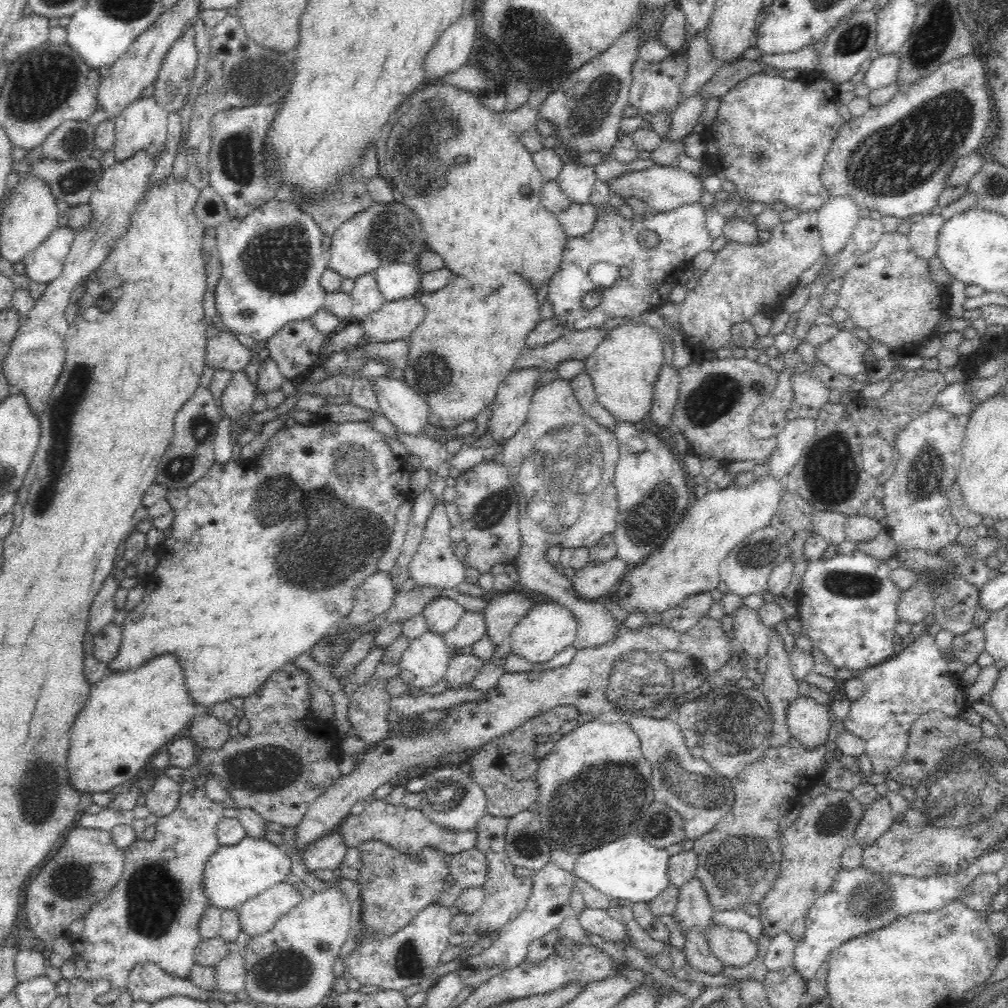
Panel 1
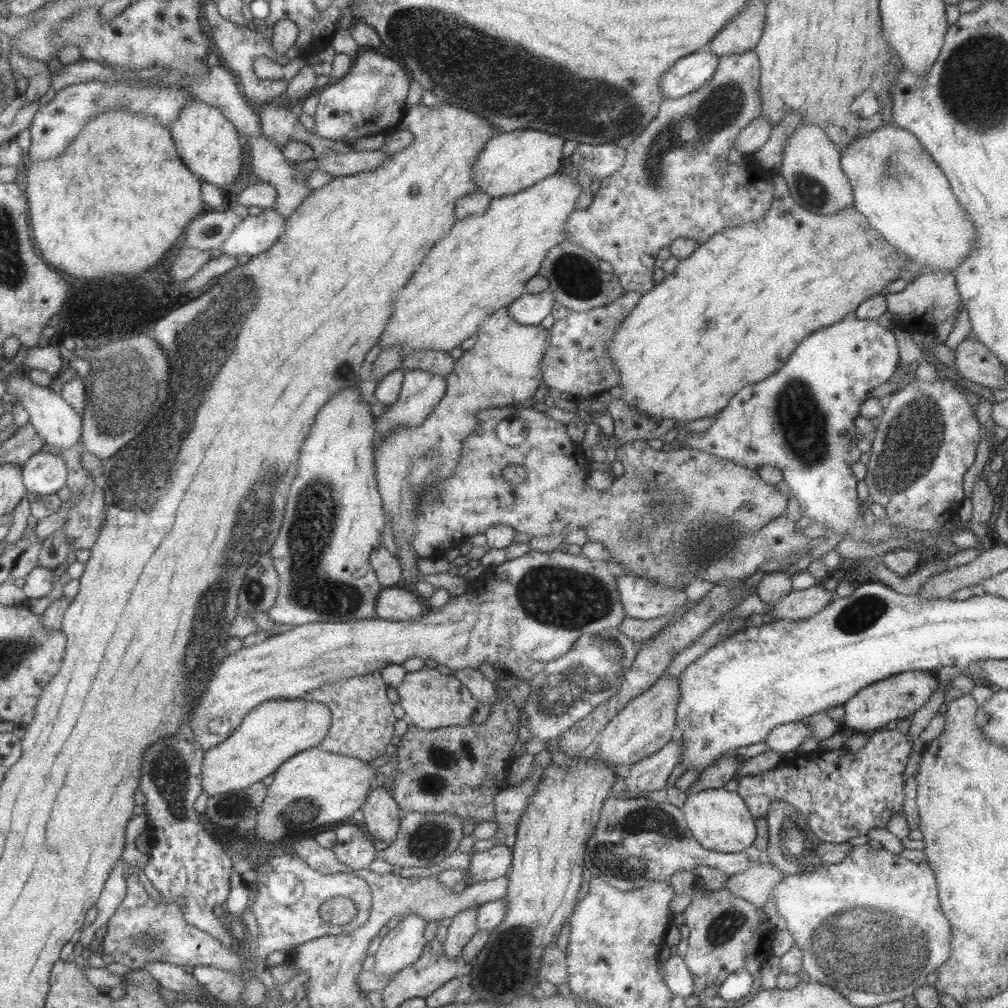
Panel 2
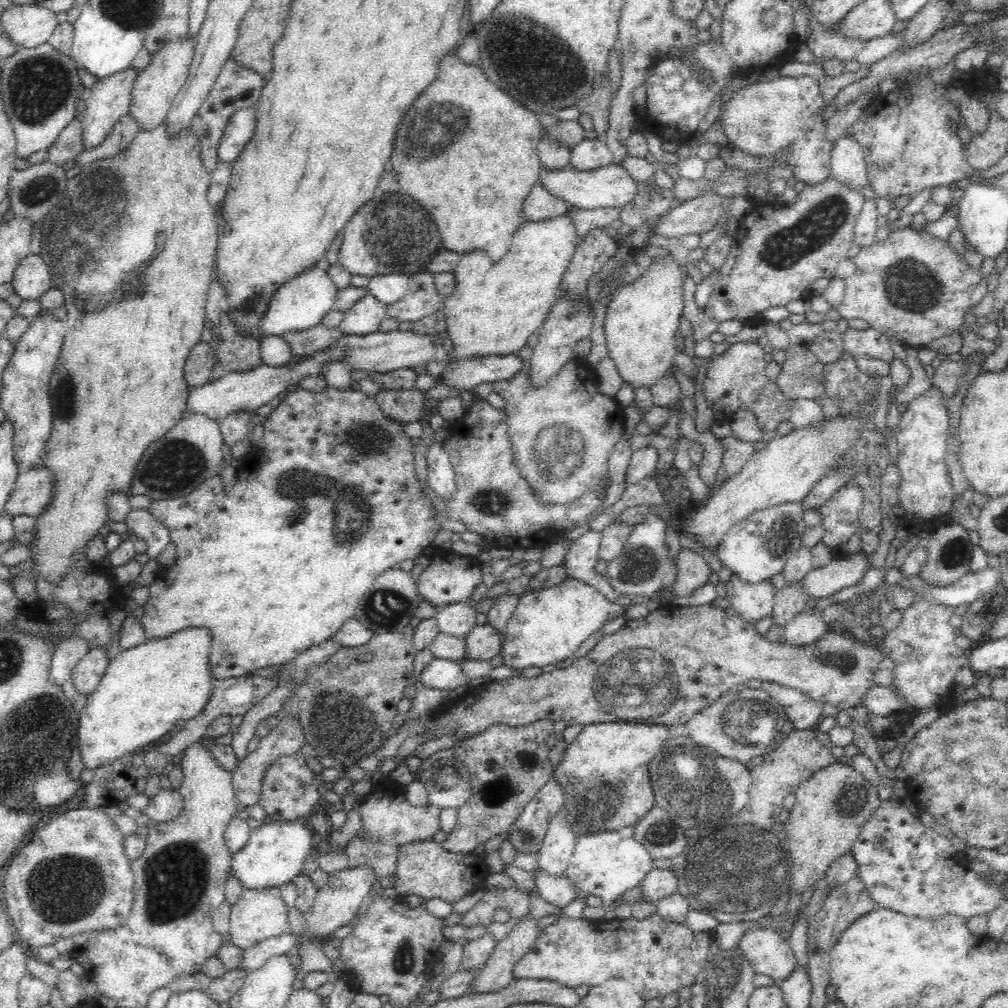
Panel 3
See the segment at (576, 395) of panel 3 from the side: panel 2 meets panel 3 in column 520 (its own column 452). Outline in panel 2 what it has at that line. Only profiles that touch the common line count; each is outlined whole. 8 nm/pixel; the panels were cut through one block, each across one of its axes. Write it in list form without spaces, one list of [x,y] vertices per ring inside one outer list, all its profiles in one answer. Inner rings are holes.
[[[508,305],[488,314],[476,332],[476,343],[464,350],[461,356],[454,360],[452,369],[446,374],[446,391],[435,408],[428,414],[417,428],[397,428],[395,432],[387,434],[379,446],[374,446],[375,479],[377,489],[383,503],[384,519],[390,520],[393,542],[397,547],[397,561],[401,568],[401,578],[398,585],[412,589],[417,577],[417,559],[410,545],[410,538],[414,535],[414,518],[418,512],[415,509],[415,499],[419,492],[427,491],[431,485],[445,481],[457,467],[457,459],[461,455],[461,443],[477,429],[475,418],[477,411],[489,407],[501,407],[522,404],[531,399],[542,381],[541,357],[546,351],[550,329],[541,325],[520,325],[508,315]]]

